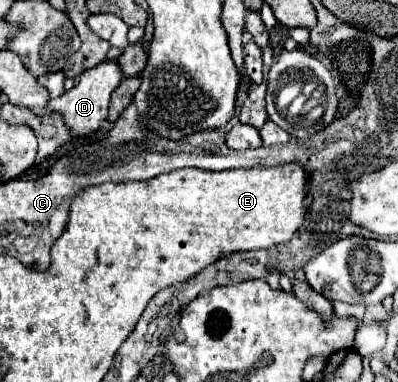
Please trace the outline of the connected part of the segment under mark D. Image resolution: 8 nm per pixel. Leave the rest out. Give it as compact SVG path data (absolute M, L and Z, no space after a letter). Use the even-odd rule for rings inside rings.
M104 60L100 64L96 64L94 68L86 70L80 78L78 84L64 92L60 98L54 98L52 102L48 102L48 108L52 108L54 112L60 112L66 120L66 126L72 130L74 136L86 136L92 134L94 130L98 130L102 126L102 122L106 120L108 114L108 102L110 102L110 94L112 90L120 84L122 74L120 74L120 64L116 60Z

